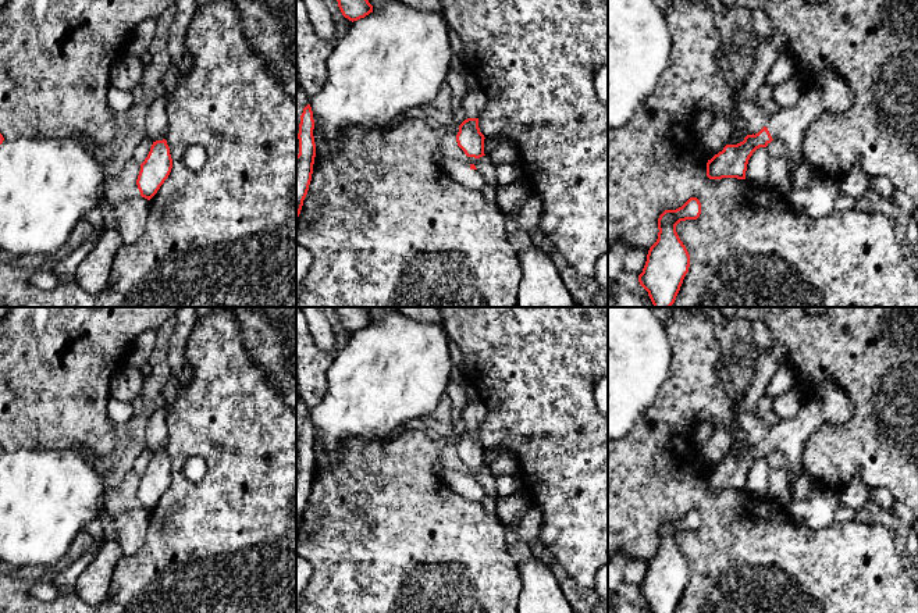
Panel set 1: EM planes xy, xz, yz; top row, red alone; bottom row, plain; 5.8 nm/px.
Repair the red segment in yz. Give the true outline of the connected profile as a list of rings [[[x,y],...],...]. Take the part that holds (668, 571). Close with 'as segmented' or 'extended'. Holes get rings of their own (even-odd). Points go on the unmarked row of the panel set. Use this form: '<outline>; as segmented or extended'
[[[690,509],[676,521],[665,521],[658,530],[658,550],[650,559],[640,596],[648,603],[651,613],[675,613],[683,591],[688,584],[690,566],[680,552],[676,537],[680,532],[697,531],[701,514]]]; as segmented

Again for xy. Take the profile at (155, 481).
[[[167,452],[153,453],[147,468],[140,475],[140,482],[136,491],[140,507],[150,512],[168,489],[171,480],[172,470]]]; as segmented

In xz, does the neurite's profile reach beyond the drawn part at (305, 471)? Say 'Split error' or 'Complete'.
Complete

